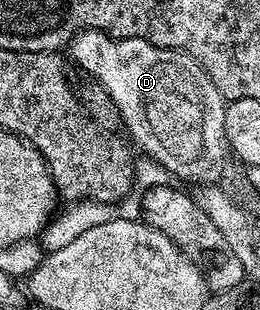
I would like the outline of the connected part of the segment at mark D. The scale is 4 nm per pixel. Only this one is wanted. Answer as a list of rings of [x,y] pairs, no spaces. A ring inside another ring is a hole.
[[[81,30],[69,43],[69,51],[75,57],[75,62],[91,78],[96,78],[98,85],[107,93],[111,99],[111,105],[123,117],[123,122],[127,125],[127,130],[131,133],[130,141],[134,143],[140,151],[142,149],[159,166],[164,166],[171,174],[176,174],[179,178],[184,178],[187,182],[194,184],[215,184],[220,181],[219,177],[223,174],[223,160],[229,156],[227,149],[227,137],[225,136],[225,108],[227,102],[221,92],[209,80],[209,76],[187,53],[182,50],[165,50],[162,46],[155,46],[152,42],[147,42],[143,38],[112,38],[110,34],[103,30]]]

